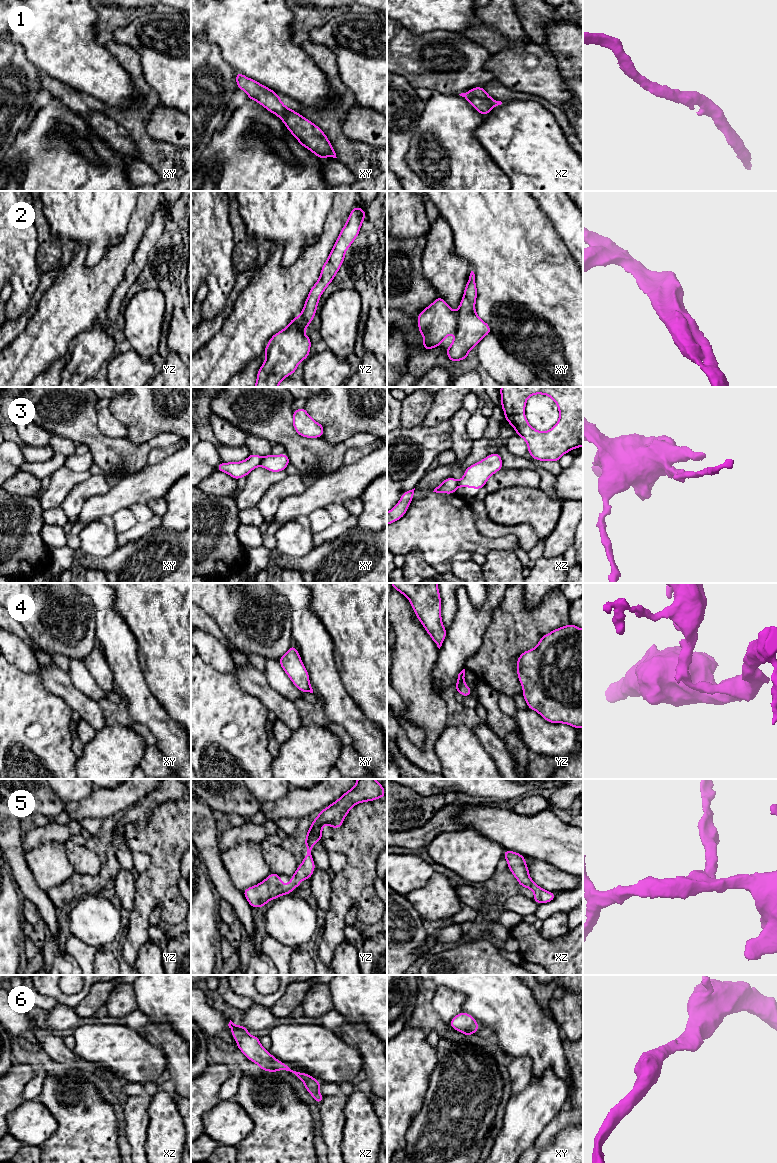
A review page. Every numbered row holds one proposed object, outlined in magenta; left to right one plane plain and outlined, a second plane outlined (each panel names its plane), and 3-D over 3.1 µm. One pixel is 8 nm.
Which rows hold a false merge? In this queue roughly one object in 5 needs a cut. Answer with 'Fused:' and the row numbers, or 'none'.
Fused: 3

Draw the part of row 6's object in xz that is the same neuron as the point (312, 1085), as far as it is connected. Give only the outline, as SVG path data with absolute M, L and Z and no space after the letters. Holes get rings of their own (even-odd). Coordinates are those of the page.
M231 1020L228 1024L232 1030L232 1036L237 1042L238 1049L252 1062L260 1066L262 1071L269 1071L276 1073L278 1070L285 1070L300 1078L314 1100L320 1105L324 1097L320 1094L319 1088L321 1083L314 1079L310 1074L298 1072L290 1068L287 1064L281 1063L278 1059L273 1057L269 1051L264 1049L260 1044L260 1039L252 1036L247 1032L247 1028L235 1025Z

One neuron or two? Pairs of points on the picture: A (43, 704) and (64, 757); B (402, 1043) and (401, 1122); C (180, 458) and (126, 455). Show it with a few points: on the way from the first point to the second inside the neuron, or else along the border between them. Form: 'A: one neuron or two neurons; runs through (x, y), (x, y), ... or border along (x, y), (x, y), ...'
A: one neuron; runs through (43, 717), (43, 728), (53, 744)
B: one neuron; runs through (402, 1063), (401, 1102)
C: two neurons; border along (147, 463), (137, 472), (127, 476)

